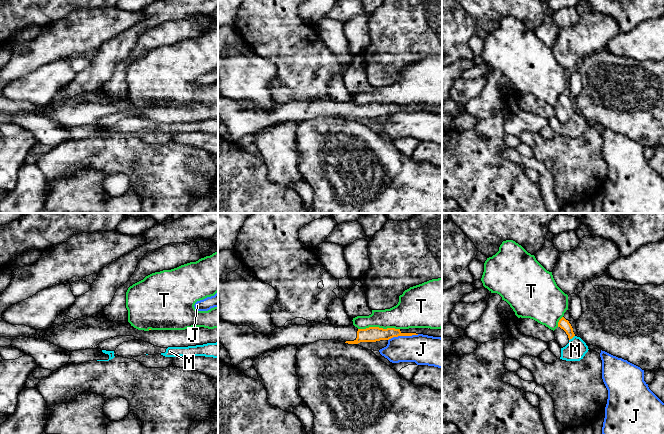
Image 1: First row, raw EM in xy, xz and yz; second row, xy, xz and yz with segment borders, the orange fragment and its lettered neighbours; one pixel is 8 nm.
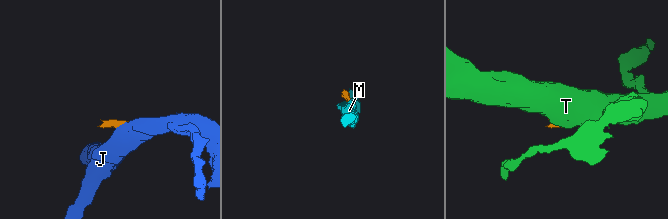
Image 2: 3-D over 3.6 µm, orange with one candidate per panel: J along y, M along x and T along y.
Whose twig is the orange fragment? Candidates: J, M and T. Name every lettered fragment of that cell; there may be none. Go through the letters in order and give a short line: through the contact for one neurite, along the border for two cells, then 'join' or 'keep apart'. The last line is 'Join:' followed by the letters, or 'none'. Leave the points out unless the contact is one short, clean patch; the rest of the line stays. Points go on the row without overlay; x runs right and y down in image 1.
J: keep apart
M: yz (574, 111), (569, 116) | keep apart
T: keep apart
Join: none

